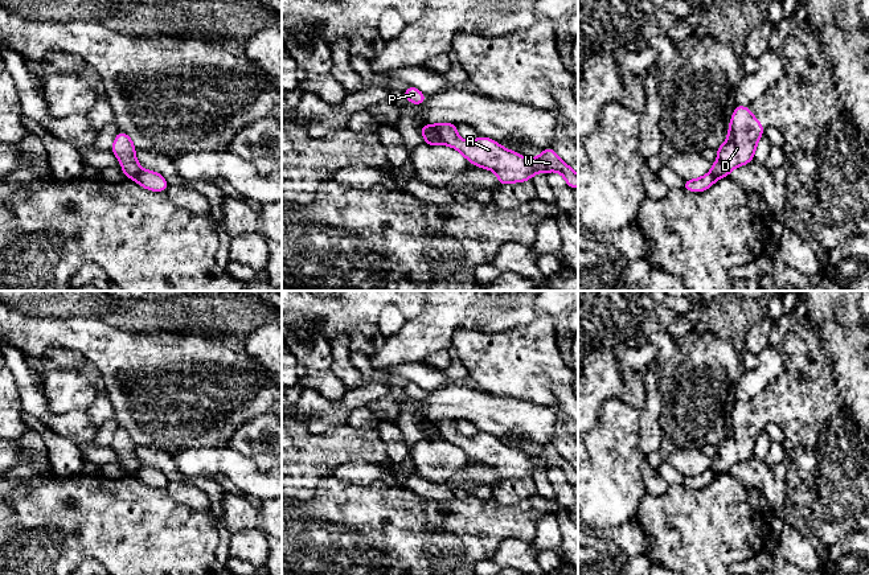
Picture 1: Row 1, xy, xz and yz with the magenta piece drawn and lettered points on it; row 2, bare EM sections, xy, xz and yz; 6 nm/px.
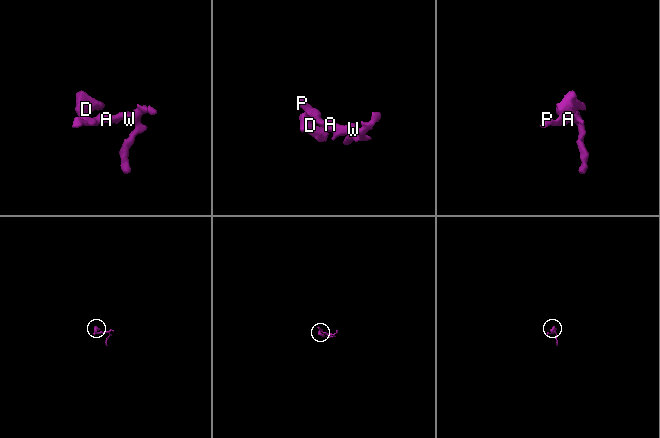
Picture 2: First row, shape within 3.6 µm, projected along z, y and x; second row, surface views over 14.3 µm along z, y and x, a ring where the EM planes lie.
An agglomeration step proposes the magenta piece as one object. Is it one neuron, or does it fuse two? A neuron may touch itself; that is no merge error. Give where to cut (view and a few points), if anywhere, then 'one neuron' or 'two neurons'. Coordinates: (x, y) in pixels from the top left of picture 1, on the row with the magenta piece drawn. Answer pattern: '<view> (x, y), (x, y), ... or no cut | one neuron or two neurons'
xz (427, 124), (437, 131), (443, 143) | two neurons

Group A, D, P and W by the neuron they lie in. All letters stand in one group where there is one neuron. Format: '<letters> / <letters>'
A P W / D

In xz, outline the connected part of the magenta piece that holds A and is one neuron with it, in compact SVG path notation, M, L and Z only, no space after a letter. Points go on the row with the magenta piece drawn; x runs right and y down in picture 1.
M458 123L429 124L434 127L442 137L443 144L459 151L474 167L493 171L499 176L497 186L524 182L530 180L537 172L559 172L567 186L578 186L578 174L562 161L553 148L542 149L537 159L525 159L524 156L501 147L489 137L479 136L467 141L456 134Z

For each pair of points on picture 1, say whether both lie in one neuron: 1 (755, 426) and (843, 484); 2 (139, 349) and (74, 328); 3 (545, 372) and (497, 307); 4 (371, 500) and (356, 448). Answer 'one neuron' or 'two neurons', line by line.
1: one neuron
2: one neuron
3: two neurons
4: two neurons

